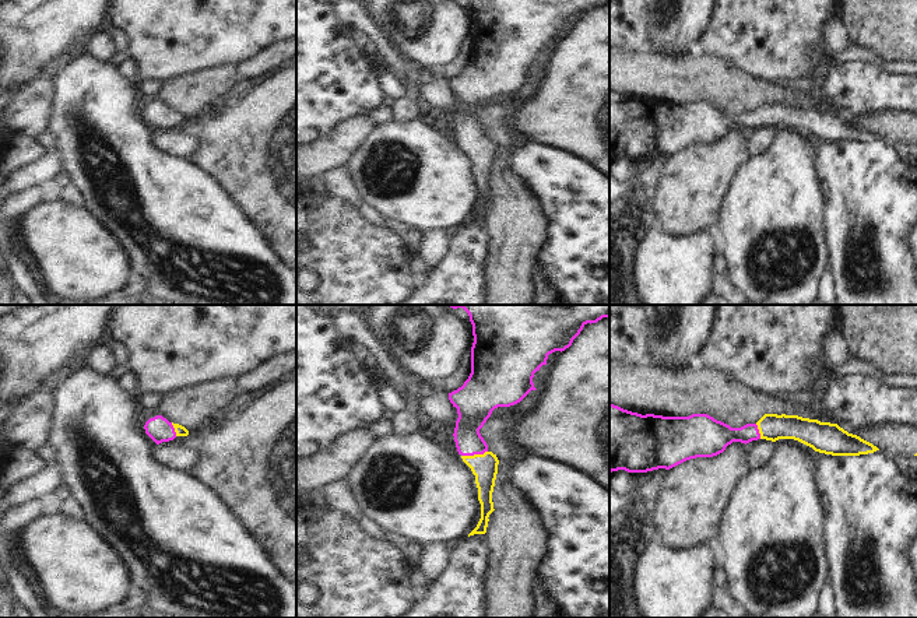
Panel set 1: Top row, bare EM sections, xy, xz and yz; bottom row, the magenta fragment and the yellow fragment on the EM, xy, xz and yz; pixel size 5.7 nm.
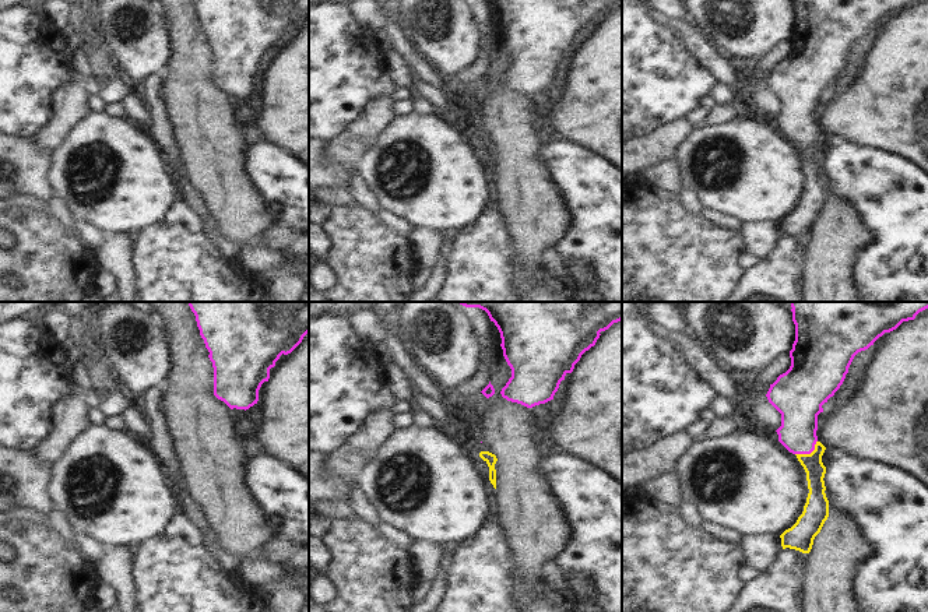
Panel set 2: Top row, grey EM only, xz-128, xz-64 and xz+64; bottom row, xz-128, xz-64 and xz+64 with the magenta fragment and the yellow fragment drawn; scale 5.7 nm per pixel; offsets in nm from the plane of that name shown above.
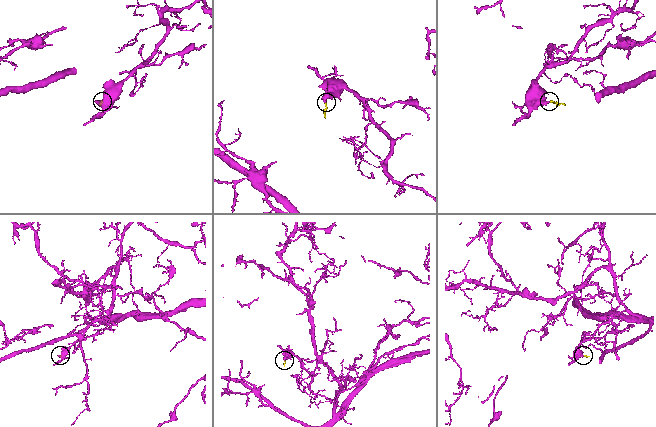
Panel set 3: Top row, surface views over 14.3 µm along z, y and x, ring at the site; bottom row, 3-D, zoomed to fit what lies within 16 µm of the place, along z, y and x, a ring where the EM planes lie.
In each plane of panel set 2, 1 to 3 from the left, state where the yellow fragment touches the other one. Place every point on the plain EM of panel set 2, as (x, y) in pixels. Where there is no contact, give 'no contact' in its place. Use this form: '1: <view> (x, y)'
1: no contact
2: no contact
3: xz+64 (808, 140)

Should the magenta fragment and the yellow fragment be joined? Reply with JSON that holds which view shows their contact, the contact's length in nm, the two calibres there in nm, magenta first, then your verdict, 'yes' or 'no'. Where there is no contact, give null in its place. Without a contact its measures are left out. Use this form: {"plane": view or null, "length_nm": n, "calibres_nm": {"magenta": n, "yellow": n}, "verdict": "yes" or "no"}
{"plane": "xz", "length_nm": 160, "calibres_nm": {"magenta": 180, "yellow": 150}, "verdict": "yes"}

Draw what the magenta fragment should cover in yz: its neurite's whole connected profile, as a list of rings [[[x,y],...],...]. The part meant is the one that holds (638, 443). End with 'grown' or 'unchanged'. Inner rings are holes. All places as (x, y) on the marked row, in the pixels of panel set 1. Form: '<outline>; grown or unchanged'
[[[609,404],[609,473],[670,470],[691,459],[717,456],[732,442],[746,445],[758,439],[794,439],[832,456],[860,456],[879,450],[837,424],[798,415],[765,414],[756,424],[731,428],[707,414],[642,415]]]; grown

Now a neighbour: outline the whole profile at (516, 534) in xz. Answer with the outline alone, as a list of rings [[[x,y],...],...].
[[[491,415],[479,429],[481,436],[498,460],[498,474],[492,492],[493,512],[489,515],[484,542],[491,549],[486,577],[489,608],[486,618],[531,618],[534,615],[534,587],[538,570],[547,559],[549,533],[530,499],[512,482],[512,474],[524,453],[512,445],[512,422],[507,415]]]

